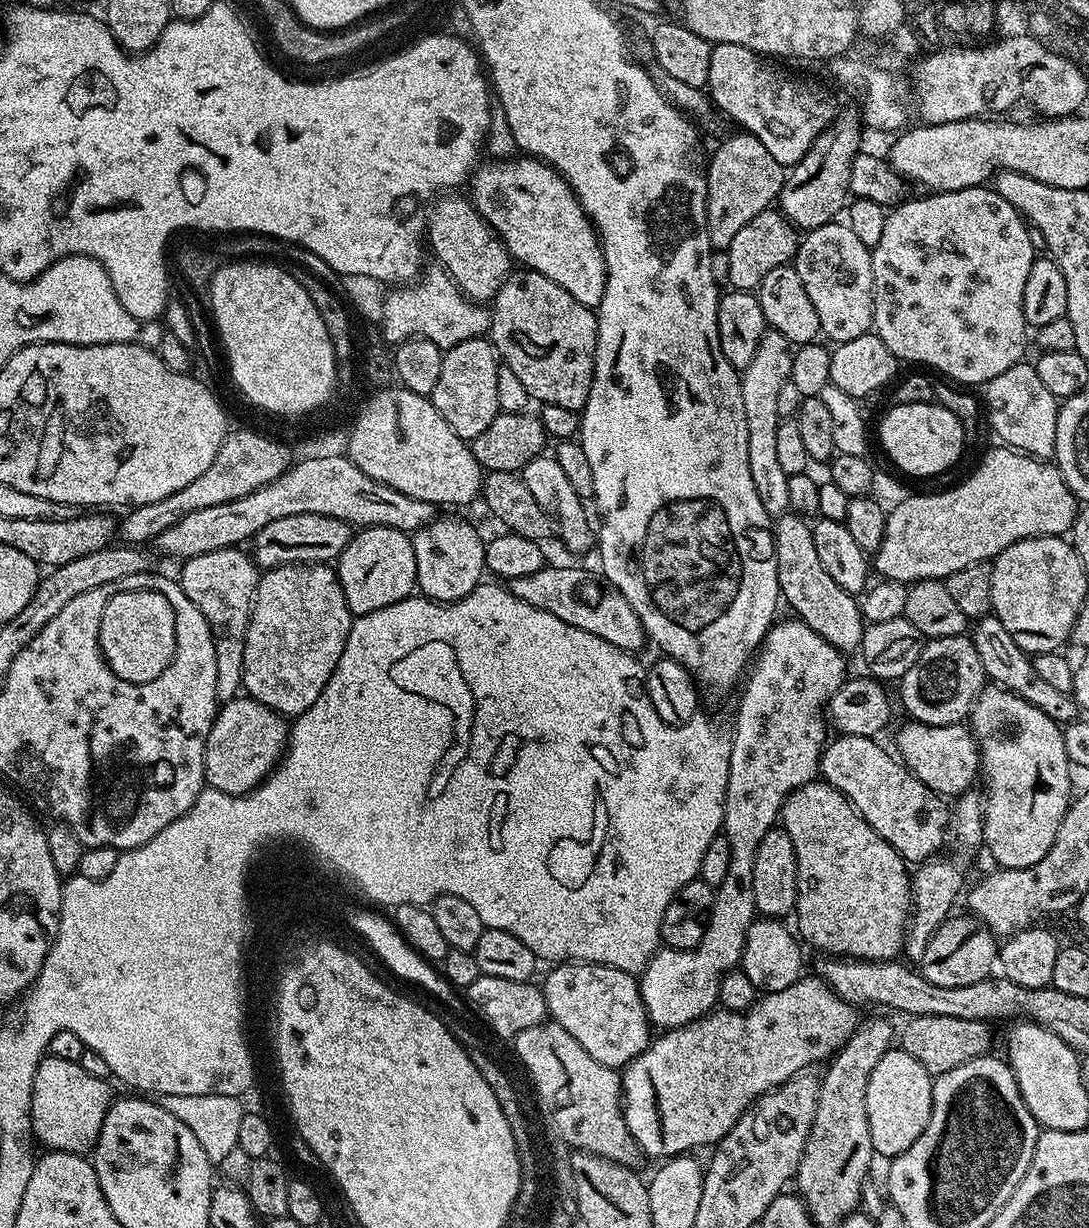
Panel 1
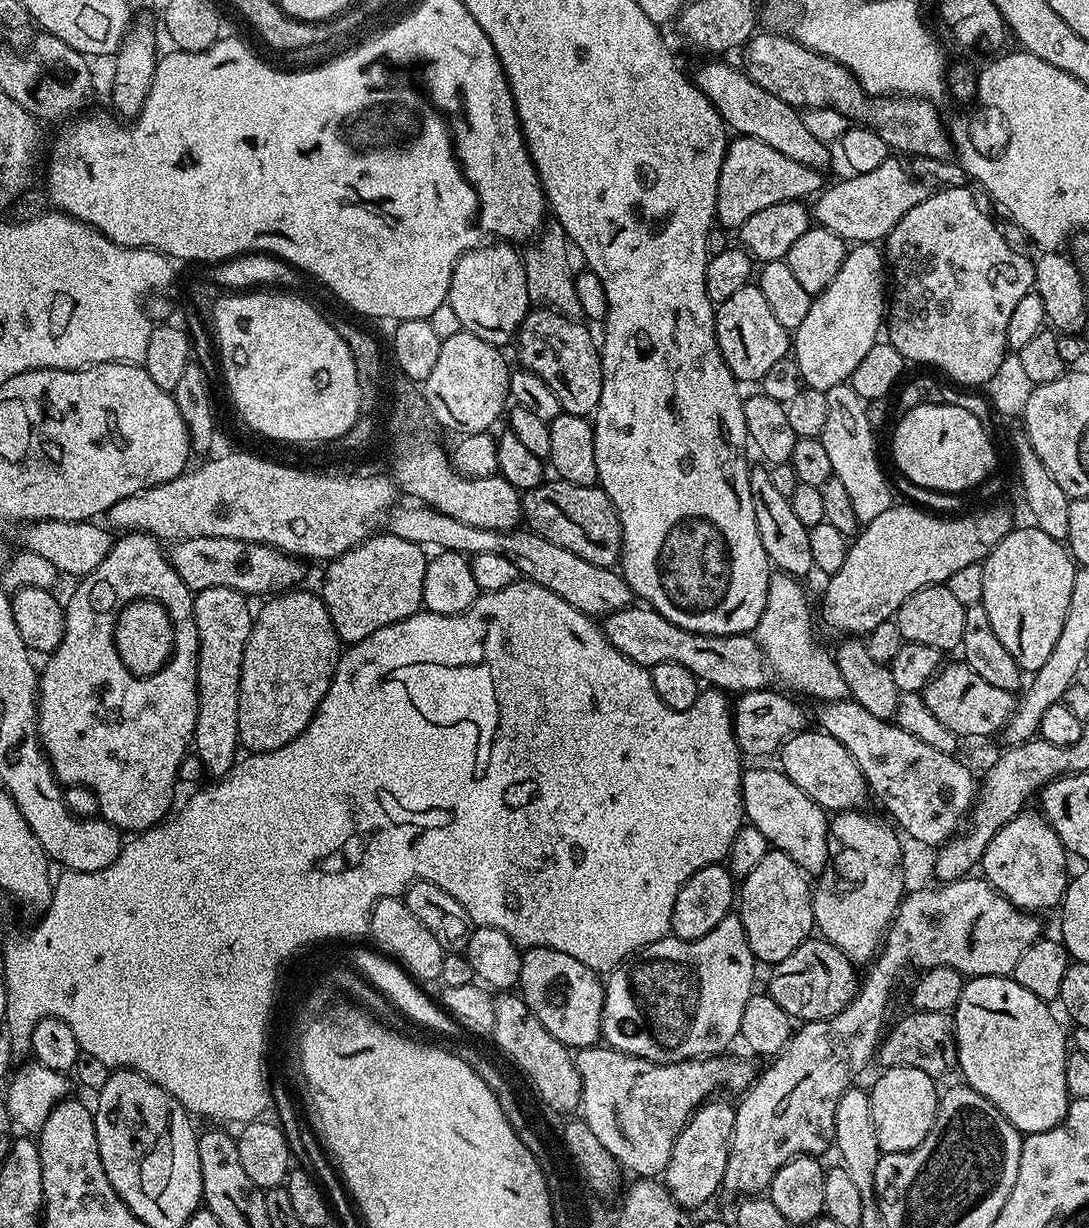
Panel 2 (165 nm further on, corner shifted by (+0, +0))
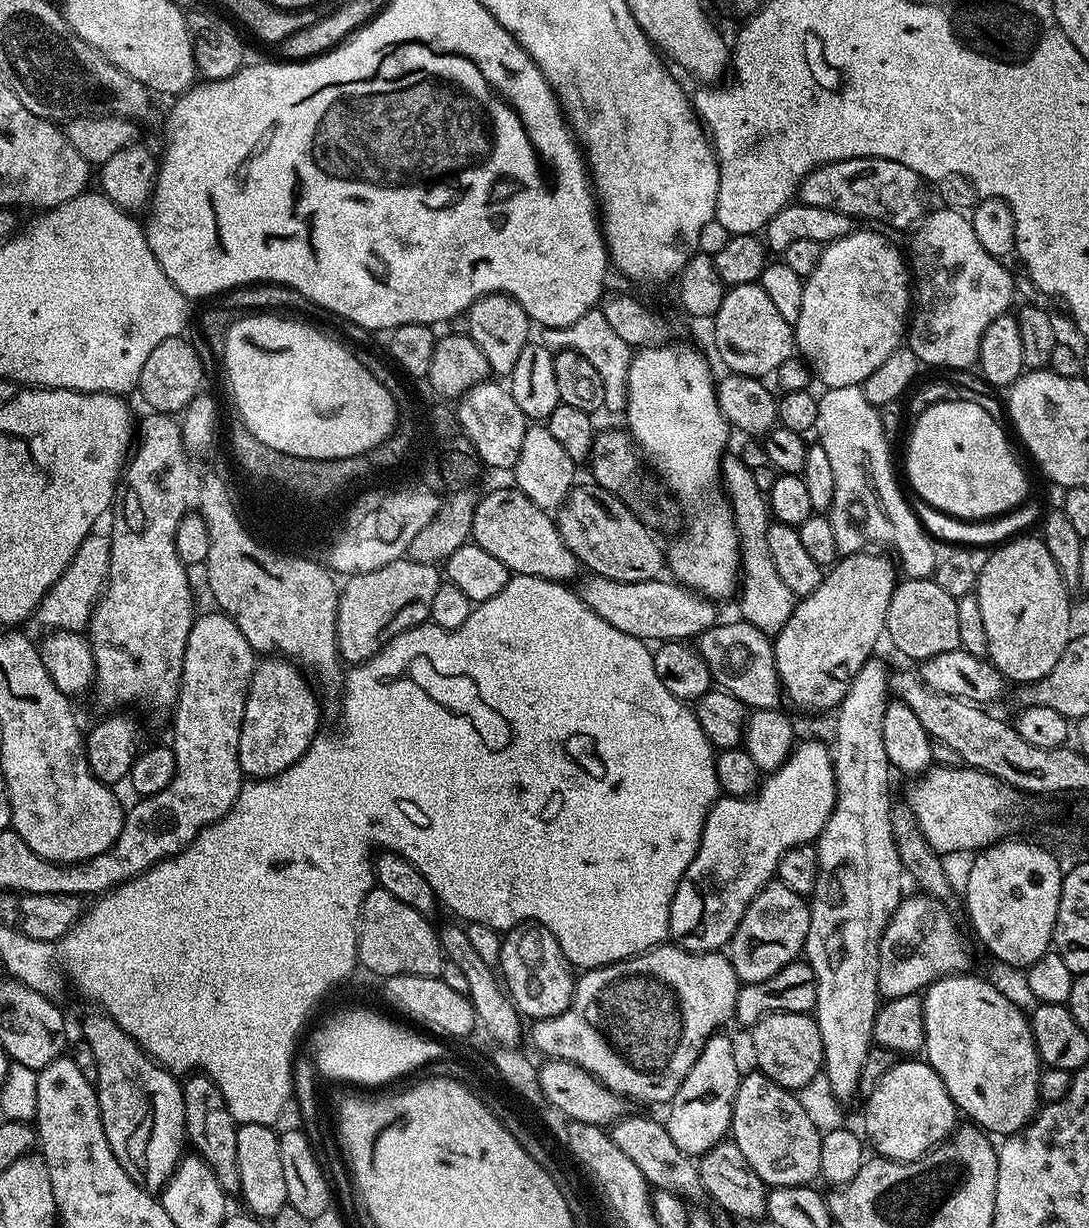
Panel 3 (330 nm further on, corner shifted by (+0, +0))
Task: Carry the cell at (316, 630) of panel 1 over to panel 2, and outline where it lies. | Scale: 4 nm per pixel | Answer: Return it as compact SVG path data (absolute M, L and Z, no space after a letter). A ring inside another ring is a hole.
M284 590L269 595L261 603L265 604L260 612L258 608L255 613L250 638L246 642L238 698L238 734L240 744L248 747L249 753L278 750L278 746L286 746L286 742L298 738L298 734L306 730L326 690L330 690L336 663L340 660L342 641L334 630L334 622L330 622L323 595L296 591L300 590Z

